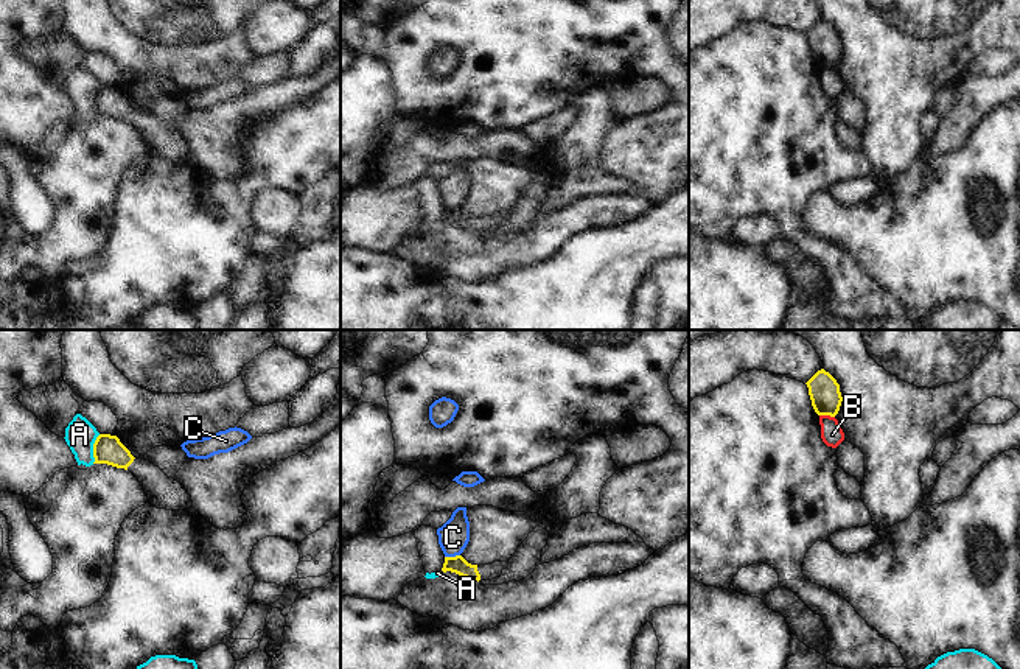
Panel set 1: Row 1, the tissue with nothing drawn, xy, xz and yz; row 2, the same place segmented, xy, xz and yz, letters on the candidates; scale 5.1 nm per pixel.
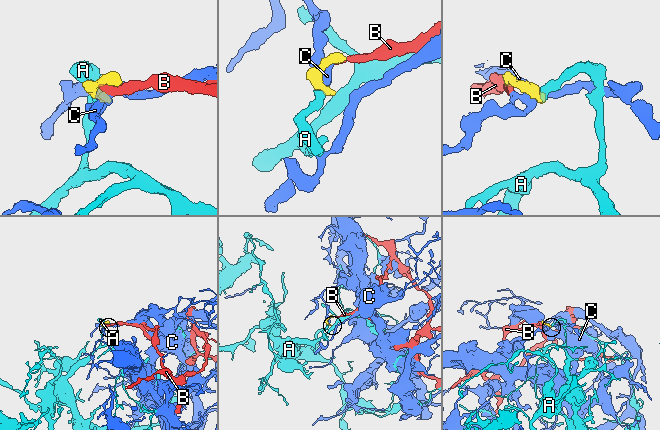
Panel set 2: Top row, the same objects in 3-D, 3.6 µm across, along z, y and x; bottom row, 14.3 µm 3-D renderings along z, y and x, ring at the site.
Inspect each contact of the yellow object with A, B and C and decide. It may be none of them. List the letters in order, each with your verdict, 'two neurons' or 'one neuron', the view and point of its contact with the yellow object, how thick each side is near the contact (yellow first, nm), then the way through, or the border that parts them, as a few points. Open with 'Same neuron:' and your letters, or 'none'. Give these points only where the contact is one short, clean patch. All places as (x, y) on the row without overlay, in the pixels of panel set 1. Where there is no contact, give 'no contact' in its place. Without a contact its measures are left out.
Same neuron: none
A: two neurons; meets yellow in xy at (94, 100); 150 nm thick on the yellow side, 160 nm on the other; border along xy (100, 86), (94, 95), (92, 114)
B: two neurons; meets yellow in yz at (827, 66); 160 nm thick on the yellow side, 120 nm on the other; border along yz (820, 66), (834, 69)
C: two neurons; meets yellow in xz at (451, 209); 90 nm thick on the yellow side, 160 nm on the other; border along xz (459, 206), (445, 209)

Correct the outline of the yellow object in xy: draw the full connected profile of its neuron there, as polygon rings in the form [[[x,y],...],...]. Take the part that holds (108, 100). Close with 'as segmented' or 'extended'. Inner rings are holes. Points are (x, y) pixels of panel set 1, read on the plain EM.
[[[100,86],[93,95],[93,115],[107,115],[129,121],[143,138],[148,152],[157,160],[183,162],[193,159],[191,148],[183,137],[168,129],[146,110],[137,110],[117,87]]]; extended

